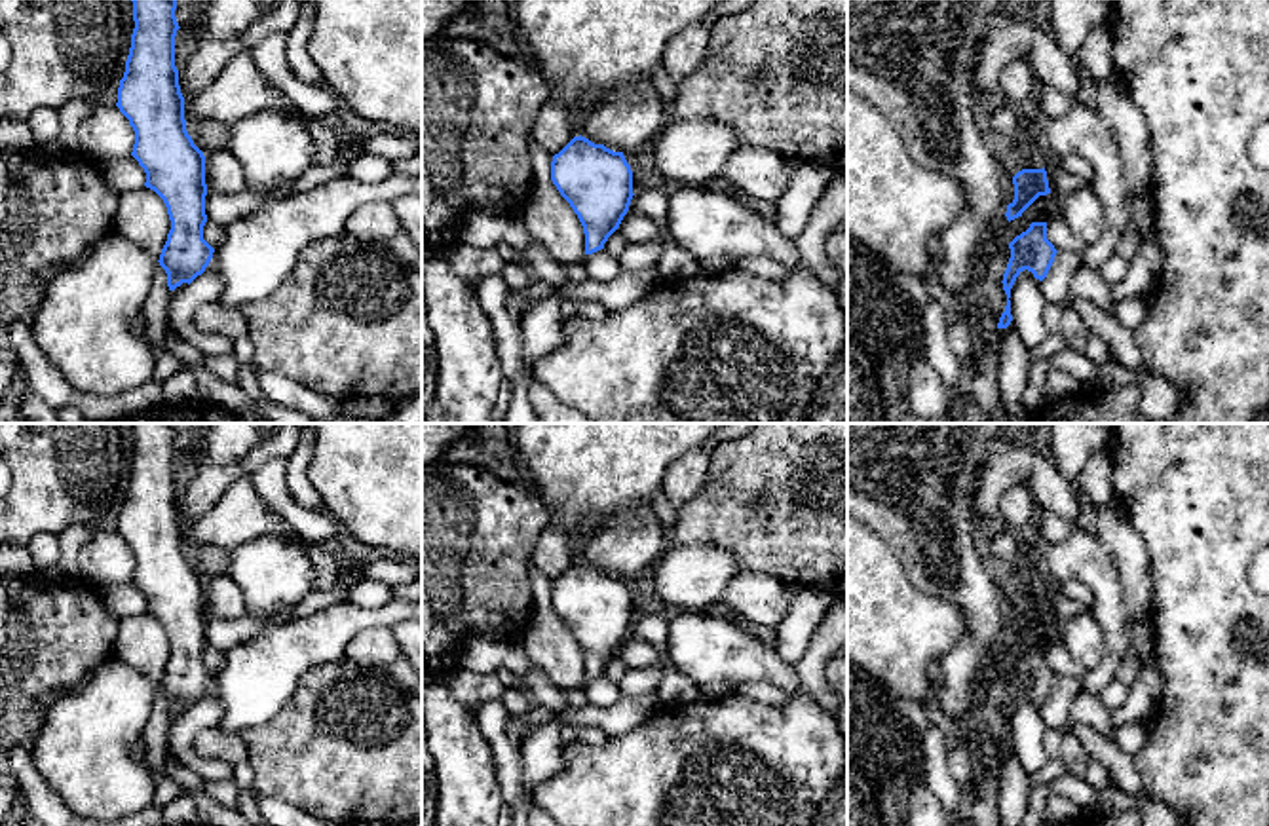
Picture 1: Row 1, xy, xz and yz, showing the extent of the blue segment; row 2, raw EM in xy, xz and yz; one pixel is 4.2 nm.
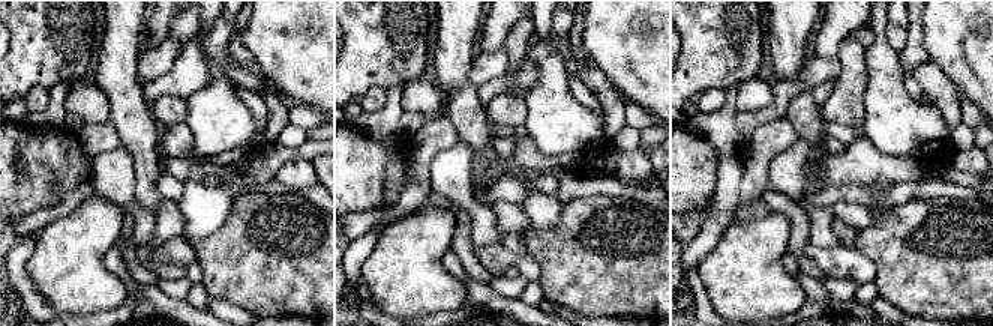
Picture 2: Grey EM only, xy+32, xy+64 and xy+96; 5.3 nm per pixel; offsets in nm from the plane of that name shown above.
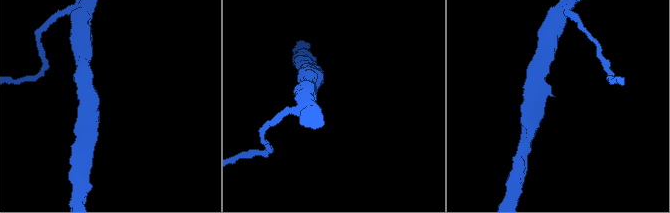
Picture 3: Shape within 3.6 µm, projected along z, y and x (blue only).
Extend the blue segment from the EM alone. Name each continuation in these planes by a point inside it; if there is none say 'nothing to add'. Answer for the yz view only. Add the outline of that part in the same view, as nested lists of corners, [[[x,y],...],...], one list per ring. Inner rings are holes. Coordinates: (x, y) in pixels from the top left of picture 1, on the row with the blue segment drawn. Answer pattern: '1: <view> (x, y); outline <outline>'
nothing to add

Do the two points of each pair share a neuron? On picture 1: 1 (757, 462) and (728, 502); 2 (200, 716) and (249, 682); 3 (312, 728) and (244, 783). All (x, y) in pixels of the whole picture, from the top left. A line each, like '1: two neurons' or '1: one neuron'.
1: one neuron
2: two neurons
3: two neurons

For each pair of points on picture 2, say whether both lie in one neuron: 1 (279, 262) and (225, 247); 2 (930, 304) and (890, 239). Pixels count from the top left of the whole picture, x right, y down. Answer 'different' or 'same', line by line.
1: same
2: same

